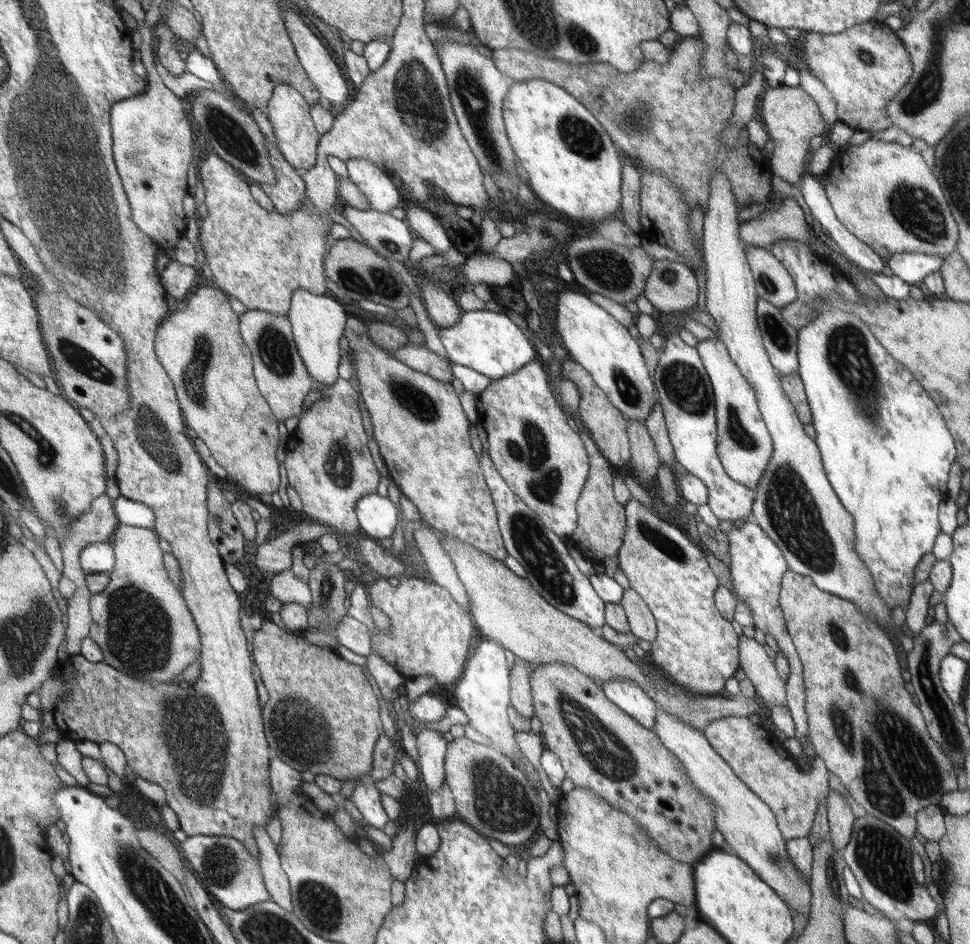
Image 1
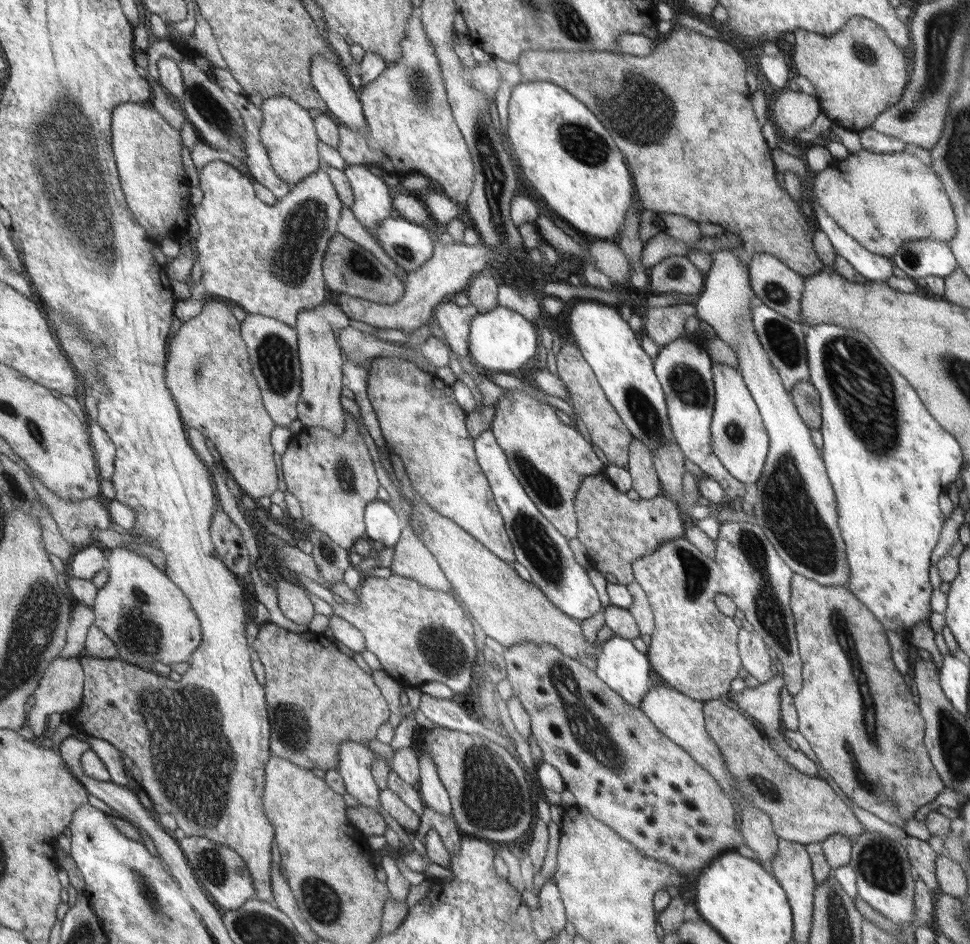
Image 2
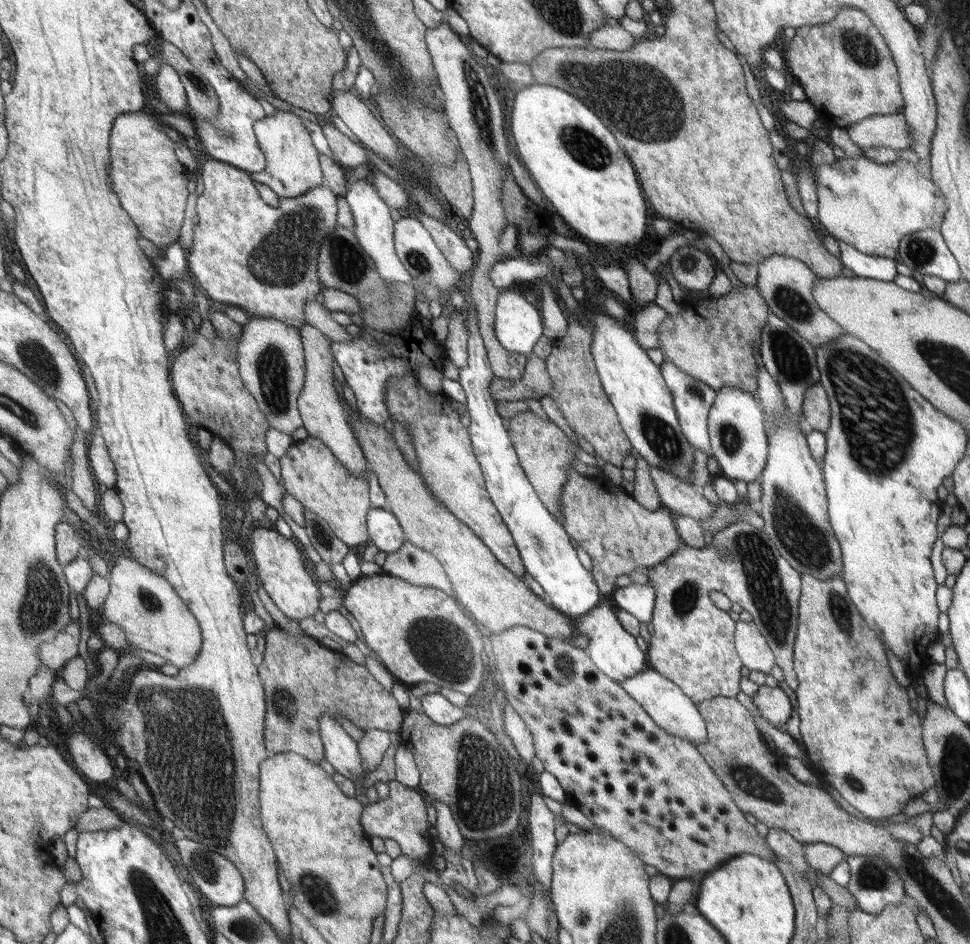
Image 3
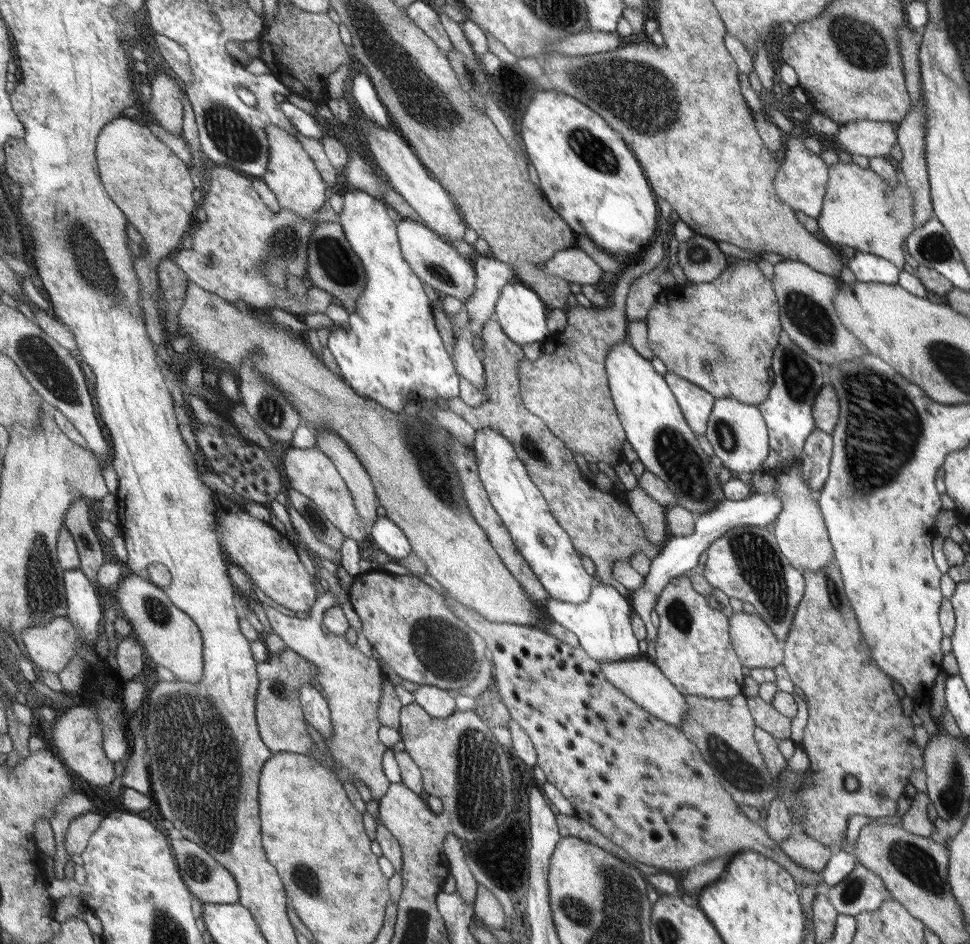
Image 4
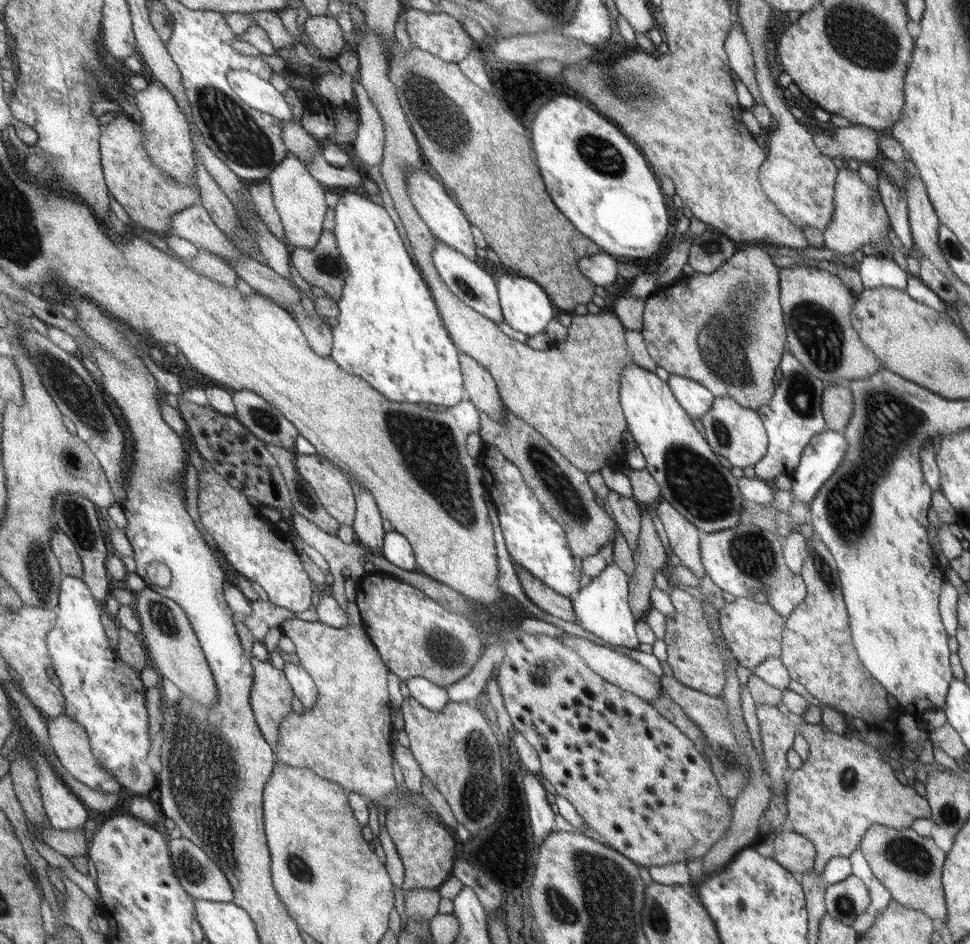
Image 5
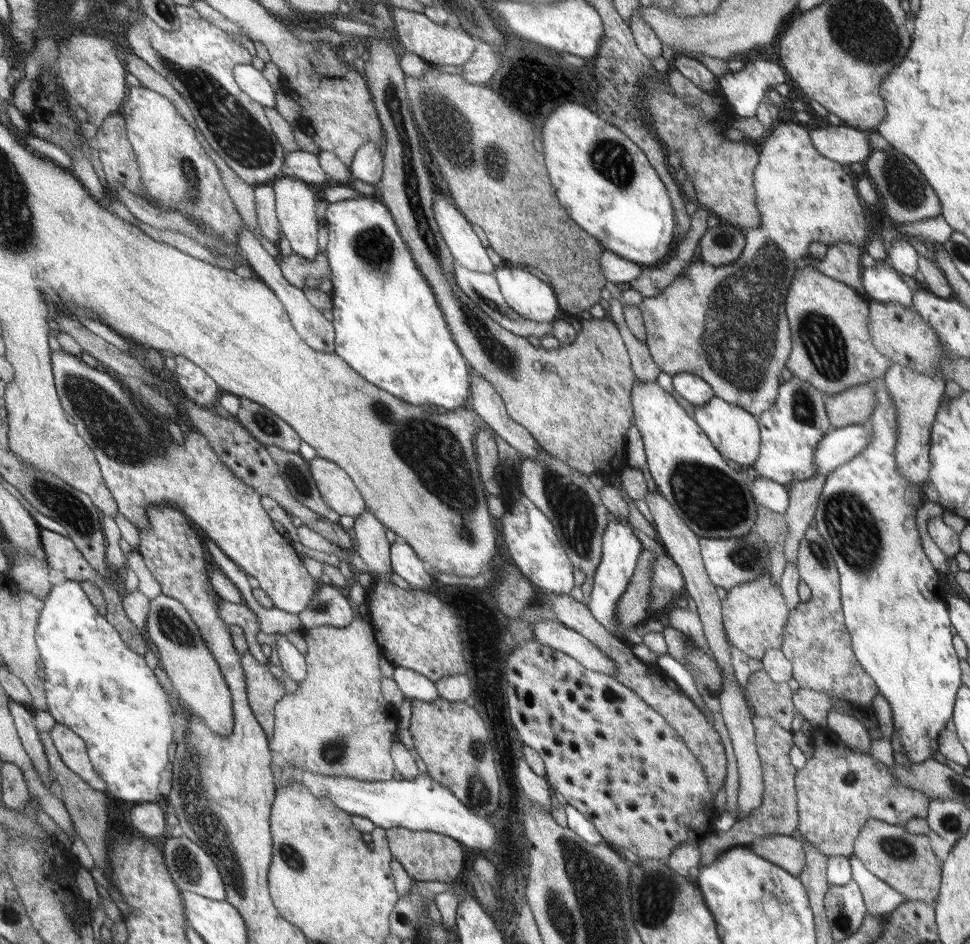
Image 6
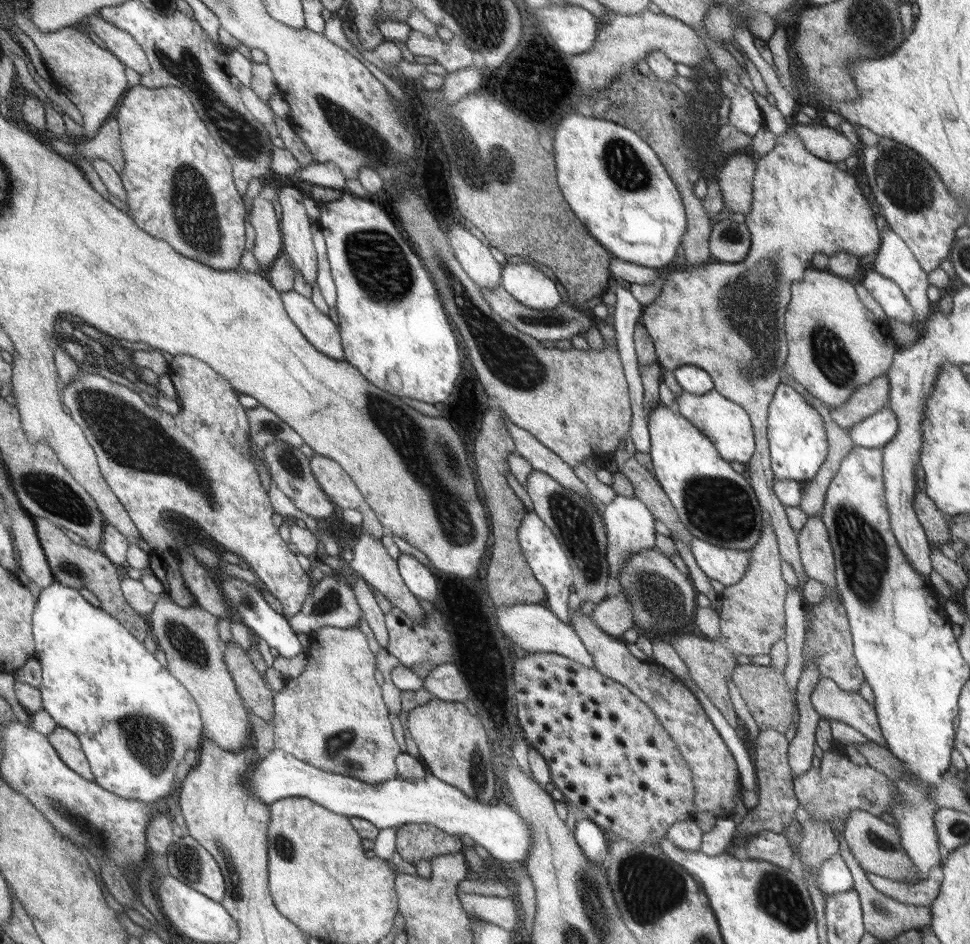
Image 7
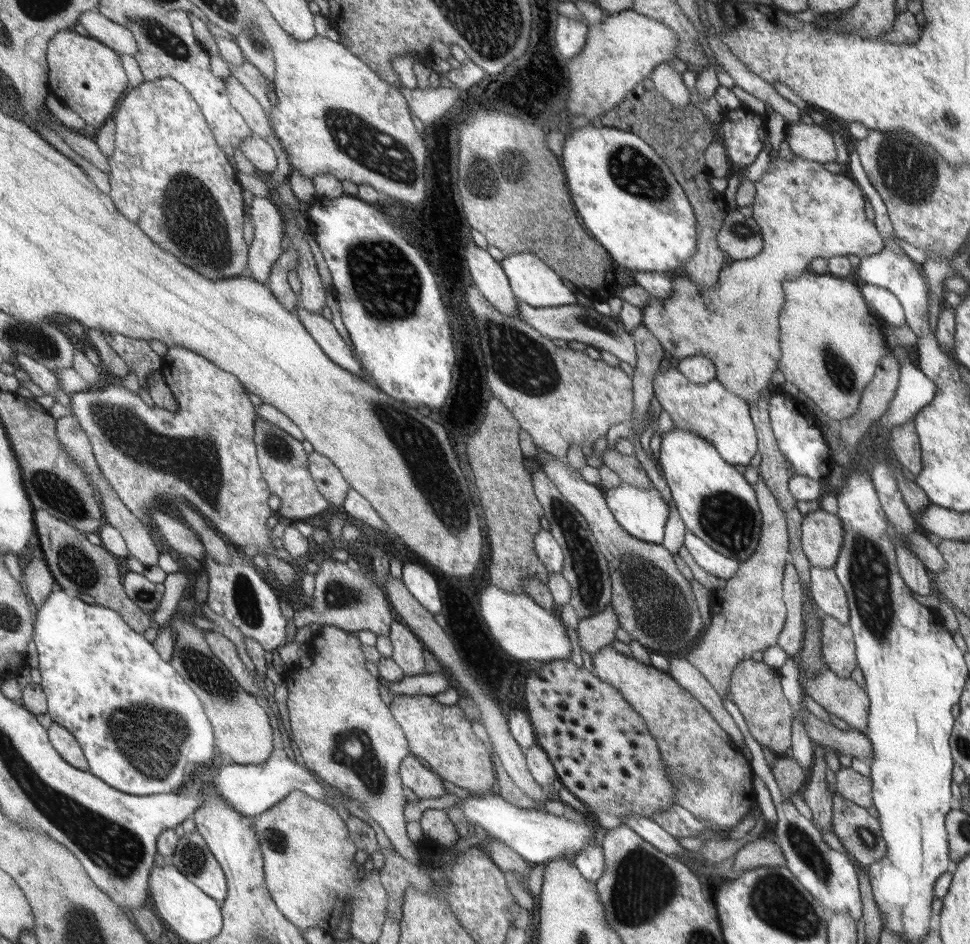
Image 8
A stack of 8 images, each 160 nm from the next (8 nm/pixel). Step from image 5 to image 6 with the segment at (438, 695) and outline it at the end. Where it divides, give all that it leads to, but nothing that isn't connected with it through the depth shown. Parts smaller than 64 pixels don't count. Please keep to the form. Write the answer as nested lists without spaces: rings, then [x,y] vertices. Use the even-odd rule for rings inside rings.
[[[394,667],[393,678],[404,698],[433,702],[439,696],[434,681],[409,668]]]

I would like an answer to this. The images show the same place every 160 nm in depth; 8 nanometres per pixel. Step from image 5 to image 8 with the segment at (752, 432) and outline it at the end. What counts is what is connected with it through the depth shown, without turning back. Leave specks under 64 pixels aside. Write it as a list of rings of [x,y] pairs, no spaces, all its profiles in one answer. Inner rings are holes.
[[[659,368],[654,376],[652,389],[661,408],[671,417],[673,426],[711,442],[727,464],[747,466],[755,456],[757,430],[750,419],[750,407],[742,397],[735,396],[726,389],[721,381],[714,378],[707,384],[693,384],[677,368]]]

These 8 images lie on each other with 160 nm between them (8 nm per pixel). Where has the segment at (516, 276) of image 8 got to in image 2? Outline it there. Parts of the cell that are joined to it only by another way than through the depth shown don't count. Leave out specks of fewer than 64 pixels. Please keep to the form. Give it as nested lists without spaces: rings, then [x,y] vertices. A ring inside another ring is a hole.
[[[499,306],[476,315],[470,324],[469,359],[472,364],[487,374],[509,373],[527,364],[537,350],[537,338],[531,324],[525,319],[509,308]]]

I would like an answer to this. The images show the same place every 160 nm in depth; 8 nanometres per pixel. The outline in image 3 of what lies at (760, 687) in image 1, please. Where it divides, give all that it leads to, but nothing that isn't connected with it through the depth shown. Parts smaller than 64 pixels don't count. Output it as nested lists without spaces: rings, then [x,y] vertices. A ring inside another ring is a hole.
[[[737,621],[735,623],[735,648],[747,671],[768,674],[773,666],[773,656],[763,642],[761,634],[755,630],[753,622]]]

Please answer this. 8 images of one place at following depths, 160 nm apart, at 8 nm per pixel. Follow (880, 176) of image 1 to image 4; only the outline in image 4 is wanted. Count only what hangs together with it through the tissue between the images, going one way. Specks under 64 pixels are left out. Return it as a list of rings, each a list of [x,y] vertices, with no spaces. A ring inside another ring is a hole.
[[[840,160],[828,166],[828,183],[826,194],[822,200],[820,215],[816,218],[818,233],[823,239],[835,246],[849,246],[855,251],[871,253],[885,260],[891,261],[900,270],[904,264],[903,252],[905,251],[906,236],[914,230],[914,197],[903,184],[897,170],[897,182],[891,186],[883,180],[878,173],[869,167],[861,168],[852,162],[842,163]]]

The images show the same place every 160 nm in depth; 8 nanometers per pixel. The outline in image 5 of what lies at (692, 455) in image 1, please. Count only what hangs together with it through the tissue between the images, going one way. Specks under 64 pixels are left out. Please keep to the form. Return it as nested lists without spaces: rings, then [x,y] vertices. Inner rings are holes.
[[[669,375],[666,383],[675,400],[691,418],[700,419],[713,406],[714,395],[698,381],[689,380],[685,376]]]

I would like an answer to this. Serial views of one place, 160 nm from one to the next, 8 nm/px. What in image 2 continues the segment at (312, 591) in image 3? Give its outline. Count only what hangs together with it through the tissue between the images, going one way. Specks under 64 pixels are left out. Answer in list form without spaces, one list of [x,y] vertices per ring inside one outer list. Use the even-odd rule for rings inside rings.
[[[271,577],[277,581],[276,595],[278,607],[283,616],[295,624],[306,626],[307,622],[311,620],[311,616],[313,616],[310,596],[303,594],[303,590],[299,590],[291,582],[285,582],[283,578]]]

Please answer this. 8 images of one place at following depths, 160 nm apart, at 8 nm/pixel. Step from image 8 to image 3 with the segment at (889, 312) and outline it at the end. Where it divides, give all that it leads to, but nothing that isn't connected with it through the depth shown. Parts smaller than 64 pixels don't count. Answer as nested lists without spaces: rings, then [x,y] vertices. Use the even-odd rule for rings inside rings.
[[[842,240],[836,241],[840,252],[839,260],[855,276],[883,282],[891,282],[895,278],[897,260],[881,256],[867,256],[867,253],[859,252],[854,246],[845,244]]]

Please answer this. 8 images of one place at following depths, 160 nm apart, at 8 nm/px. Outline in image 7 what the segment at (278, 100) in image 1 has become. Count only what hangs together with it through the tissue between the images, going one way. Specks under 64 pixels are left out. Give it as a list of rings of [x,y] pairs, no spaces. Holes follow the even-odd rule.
[[[286,186],[280,189],[278,202],[281,206],[283,252],[301,272],[309,286],[315,282],[315,250],[311,244],[309,218],[303,208],[303,196],[295,187]]]

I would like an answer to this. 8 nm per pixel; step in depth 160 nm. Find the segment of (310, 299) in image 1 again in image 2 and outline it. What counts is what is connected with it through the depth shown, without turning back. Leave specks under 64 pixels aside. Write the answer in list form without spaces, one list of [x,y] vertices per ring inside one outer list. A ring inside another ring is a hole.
[[[326,302],[323,306],[309,308],[298,312],[294,329],[299,336],[299,363],[301,365],[302,394],[297,400],[297,420],[303,427],[323,428],[327,432],[341,436],[346,427],[346,418],[341,416],[339,406],[339,390],[341,390],[341,347],[338,335],[341,329],[349,326],[347,316],[333,303]]]

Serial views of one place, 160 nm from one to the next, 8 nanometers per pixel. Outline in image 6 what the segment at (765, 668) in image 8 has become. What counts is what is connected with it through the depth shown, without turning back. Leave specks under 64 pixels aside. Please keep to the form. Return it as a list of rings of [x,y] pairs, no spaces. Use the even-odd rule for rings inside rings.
[[[758,670],[749,675],[748,681],[741,686],[743,696],[747,693],[755,715],[773,718],[781,728],[790,730],[790,722],[796,713],[792,700],[793,691],[787,683],[777,683]]]

